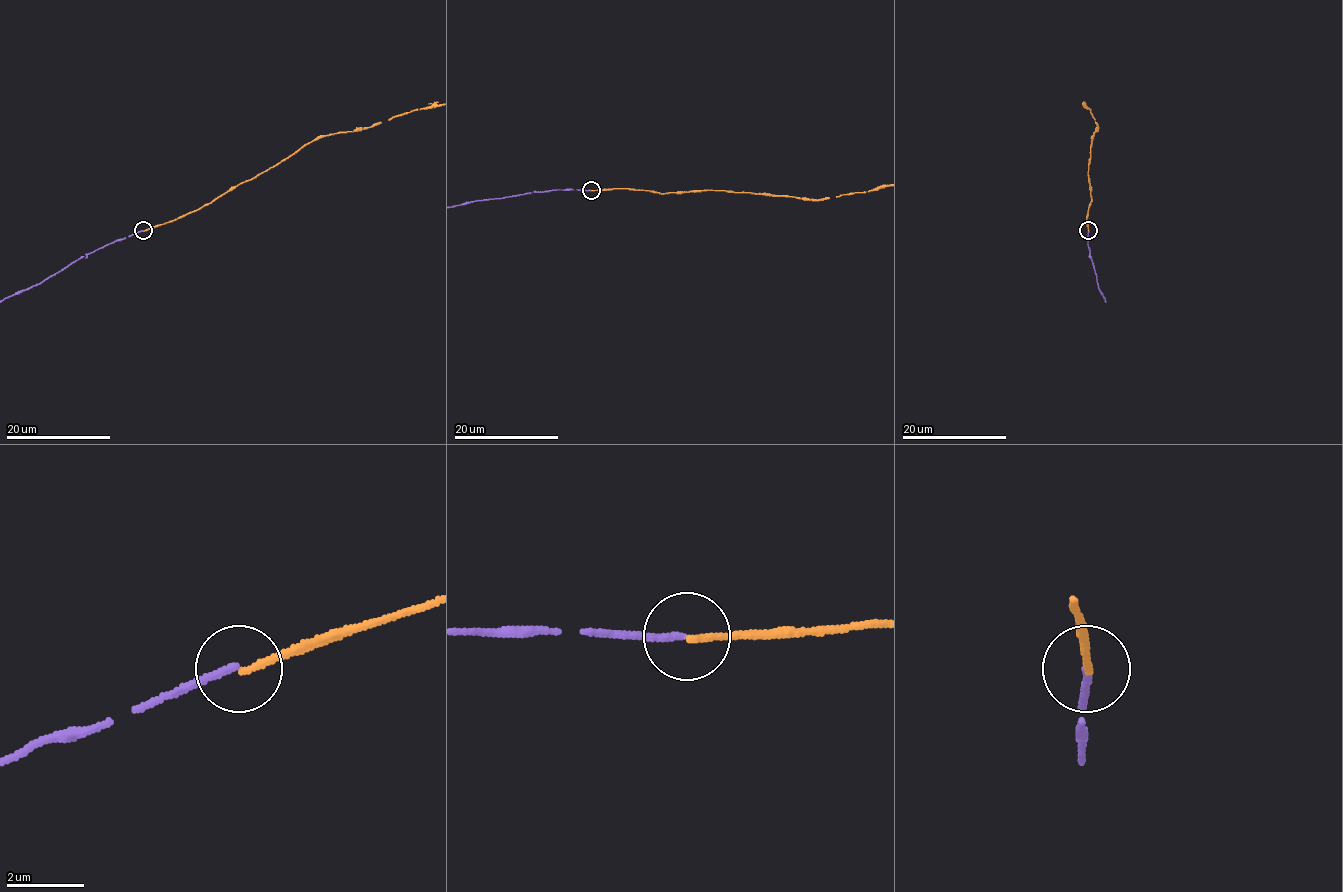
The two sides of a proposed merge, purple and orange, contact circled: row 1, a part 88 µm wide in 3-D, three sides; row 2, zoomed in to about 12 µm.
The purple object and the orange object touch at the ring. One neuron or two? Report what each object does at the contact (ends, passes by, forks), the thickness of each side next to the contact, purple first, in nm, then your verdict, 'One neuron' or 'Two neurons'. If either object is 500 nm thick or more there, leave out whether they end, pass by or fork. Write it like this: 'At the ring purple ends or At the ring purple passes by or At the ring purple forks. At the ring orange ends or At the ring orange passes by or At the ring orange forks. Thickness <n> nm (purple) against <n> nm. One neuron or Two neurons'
At the ring purple ends. At the ring orange ends. Thickness 180 nm (purple) against 170 nm. Two neurons

